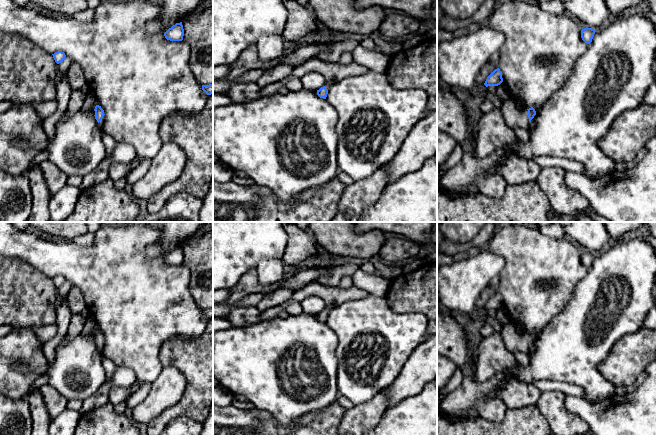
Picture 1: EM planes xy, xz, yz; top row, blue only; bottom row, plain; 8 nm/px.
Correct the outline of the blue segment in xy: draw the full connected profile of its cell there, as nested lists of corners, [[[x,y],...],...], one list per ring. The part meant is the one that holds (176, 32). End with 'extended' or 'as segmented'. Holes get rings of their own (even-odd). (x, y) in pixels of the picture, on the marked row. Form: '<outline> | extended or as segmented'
[[[182,22],[176,23],[171,28],[169,28],[165,33],[164,36],[167,40],[170,41],[182,41],[184,36],[184,29]]] | as segmented

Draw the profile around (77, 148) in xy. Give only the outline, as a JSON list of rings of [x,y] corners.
[[[82,110],[69,117],[61,117],[55,127],[55,136],[48,140],[43,150],[49,152],[48,159],[69,176],[80,176],[91,173],[106,157],[108,151],[102,141],[103,130],[95,116]]]

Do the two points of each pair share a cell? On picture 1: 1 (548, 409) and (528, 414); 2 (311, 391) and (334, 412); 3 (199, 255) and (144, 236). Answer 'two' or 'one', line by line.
1: two
2: two
3: two

